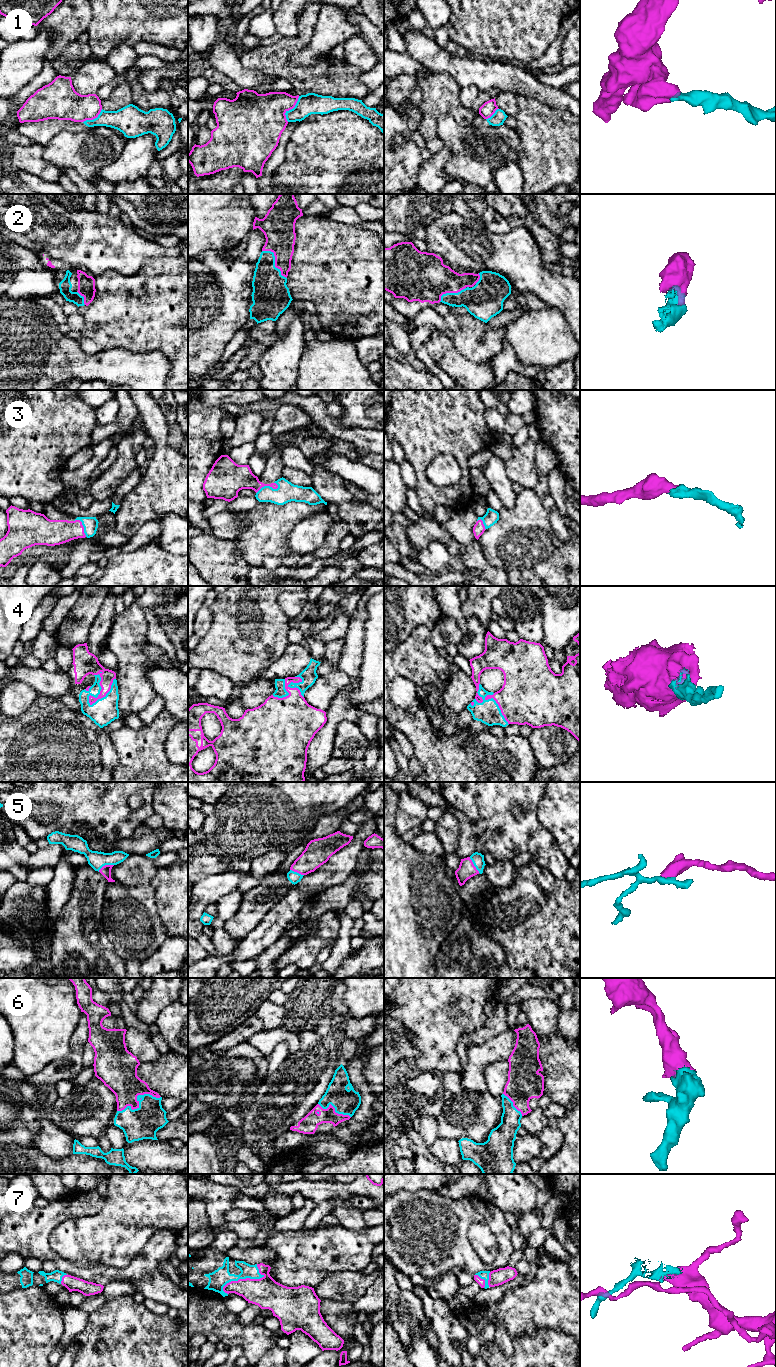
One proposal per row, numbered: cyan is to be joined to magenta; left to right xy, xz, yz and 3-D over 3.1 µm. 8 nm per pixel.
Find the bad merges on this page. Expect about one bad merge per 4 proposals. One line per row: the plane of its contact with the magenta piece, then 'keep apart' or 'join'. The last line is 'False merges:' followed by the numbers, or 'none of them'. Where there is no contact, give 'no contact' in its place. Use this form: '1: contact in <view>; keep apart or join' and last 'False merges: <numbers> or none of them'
1: contact in xz; keep apart
2: contact in xz; join
3: contact in xz; join
4: contact in xy; join
5: contact in xy; join
6: contact in xy; join
7: contact in xz; join
False merges: 1

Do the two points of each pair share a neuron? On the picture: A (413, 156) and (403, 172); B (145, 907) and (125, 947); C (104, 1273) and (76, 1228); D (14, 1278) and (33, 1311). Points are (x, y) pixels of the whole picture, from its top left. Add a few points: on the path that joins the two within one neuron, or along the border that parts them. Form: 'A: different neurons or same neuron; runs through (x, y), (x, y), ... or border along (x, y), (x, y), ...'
A: same neuron; runs through (409, 160), (405, 168)
B: same neuron; runs through (135, 917), (133, 937)
C: different neurons; border along (74, 1263), (80, 1266), (106, 1264), (121, 1268)
D: different neurons; border along (22, 1288), (10, 1291)

